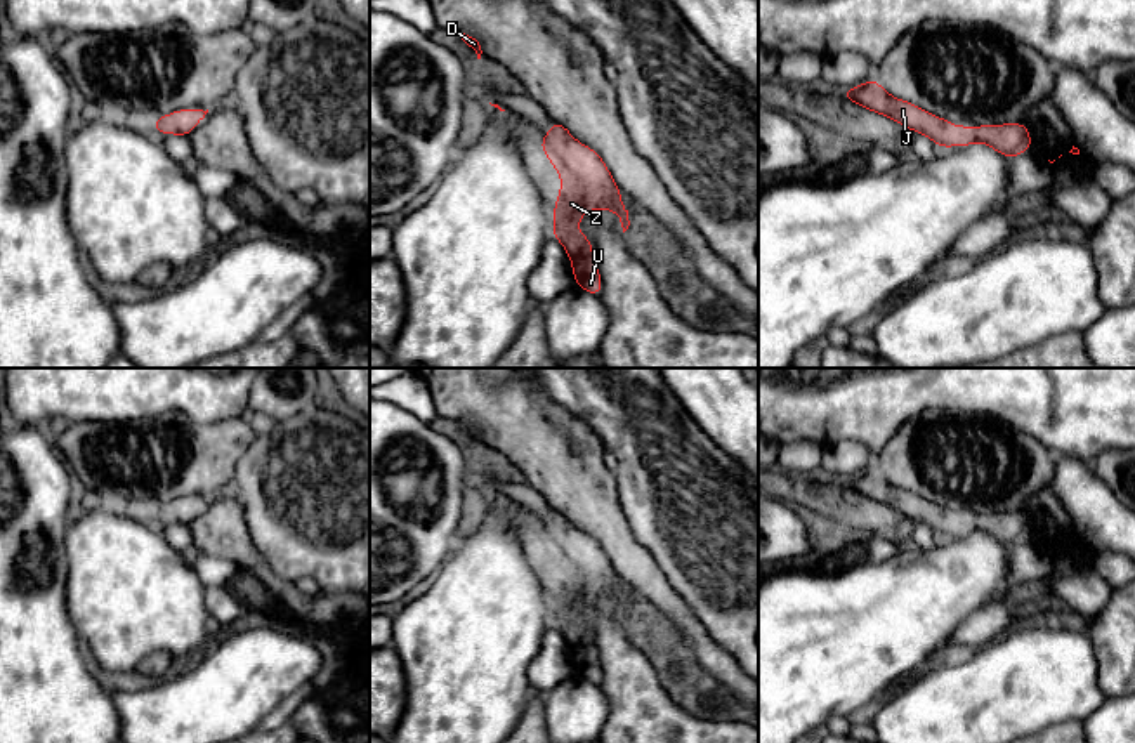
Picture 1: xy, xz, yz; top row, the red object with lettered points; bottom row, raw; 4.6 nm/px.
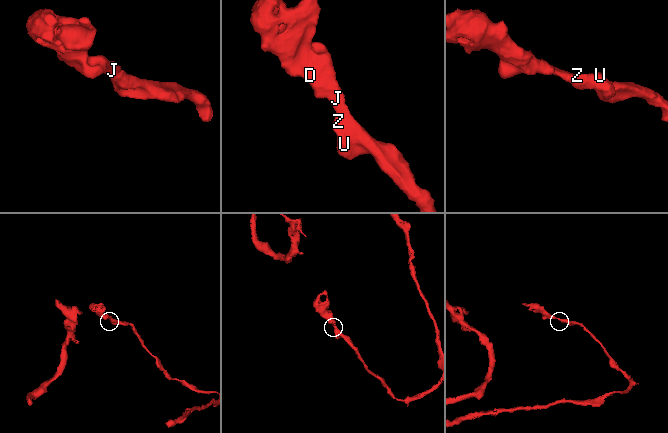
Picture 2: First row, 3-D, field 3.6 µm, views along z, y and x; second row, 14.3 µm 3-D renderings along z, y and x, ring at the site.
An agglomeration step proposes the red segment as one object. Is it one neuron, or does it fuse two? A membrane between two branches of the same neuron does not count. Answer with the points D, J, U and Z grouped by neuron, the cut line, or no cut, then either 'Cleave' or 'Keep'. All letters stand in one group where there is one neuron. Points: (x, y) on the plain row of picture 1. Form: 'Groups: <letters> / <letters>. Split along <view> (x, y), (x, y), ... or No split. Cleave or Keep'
Groups: D J U Z. No split. Keep

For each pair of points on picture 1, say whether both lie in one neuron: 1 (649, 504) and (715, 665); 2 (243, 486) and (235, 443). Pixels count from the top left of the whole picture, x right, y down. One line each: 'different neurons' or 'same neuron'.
1: different neurons
2: different neurons

